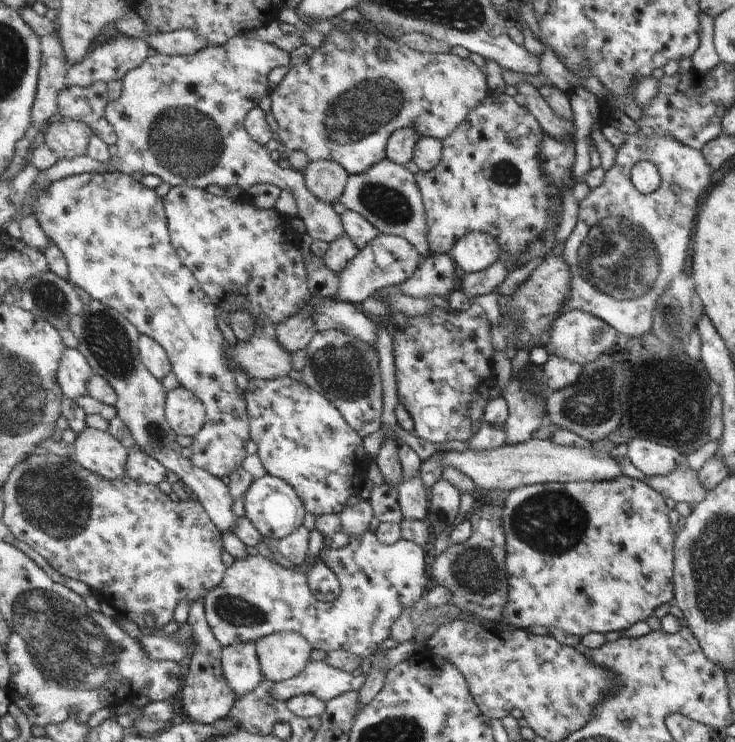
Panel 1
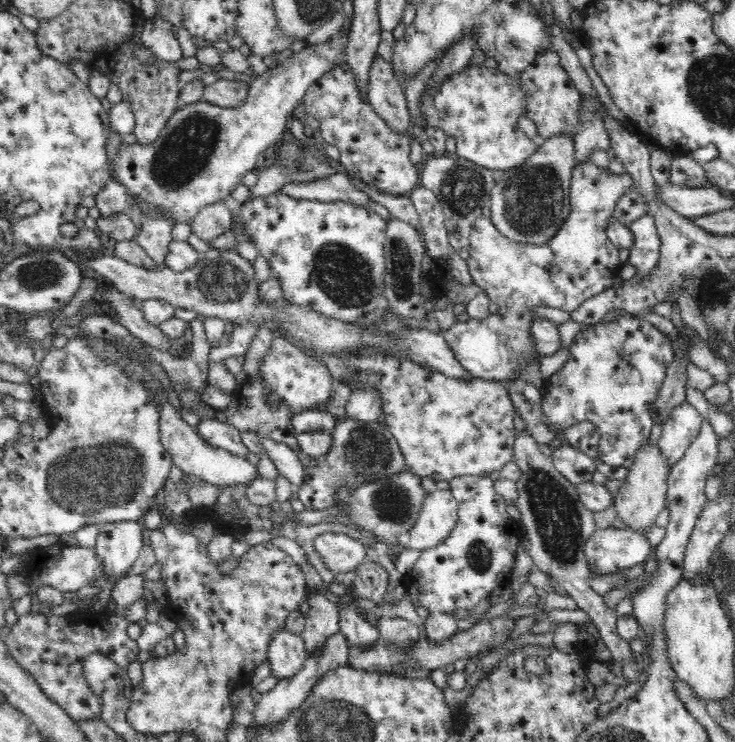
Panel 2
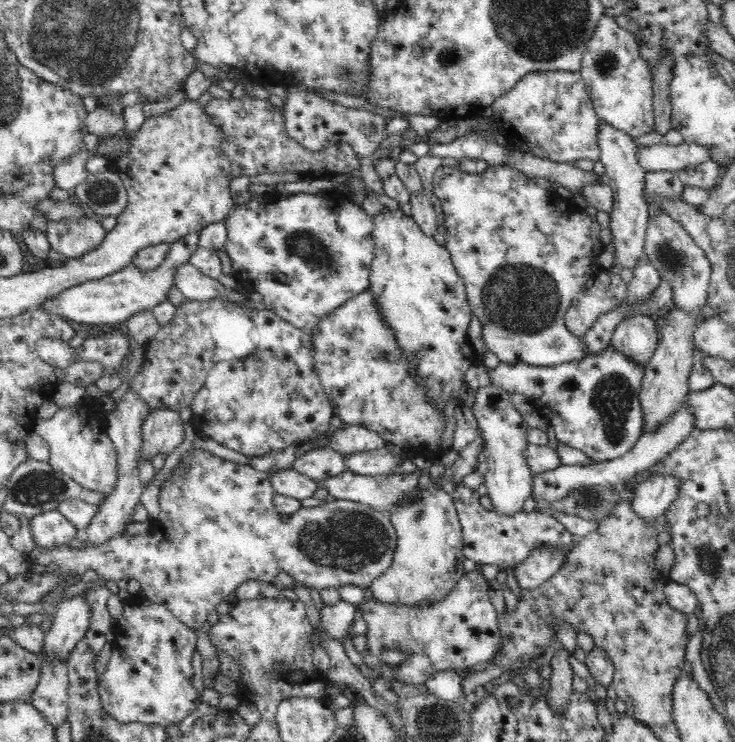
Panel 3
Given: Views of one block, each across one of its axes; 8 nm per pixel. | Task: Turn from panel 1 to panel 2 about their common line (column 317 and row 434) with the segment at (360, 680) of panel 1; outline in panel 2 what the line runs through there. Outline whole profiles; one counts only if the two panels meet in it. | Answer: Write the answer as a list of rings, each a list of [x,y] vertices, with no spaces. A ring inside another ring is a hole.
[[[688,402],[672,410],[670,418],[662,424],[664,430],[658,442],[660,452],[670,460],[670,468],[684,458],[684,454],[688,452],[688,446],[698,438],[704,422],[706,420]]]

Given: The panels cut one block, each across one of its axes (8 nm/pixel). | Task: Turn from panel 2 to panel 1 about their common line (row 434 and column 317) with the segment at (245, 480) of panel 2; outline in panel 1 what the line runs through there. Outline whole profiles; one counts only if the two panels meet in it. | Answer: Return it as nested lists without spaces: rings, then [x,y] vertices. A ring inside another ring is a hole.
[[[309,162],[305,168],[305,184],[323,202],[335,206],[349,186],[349,172],[337,162]]]

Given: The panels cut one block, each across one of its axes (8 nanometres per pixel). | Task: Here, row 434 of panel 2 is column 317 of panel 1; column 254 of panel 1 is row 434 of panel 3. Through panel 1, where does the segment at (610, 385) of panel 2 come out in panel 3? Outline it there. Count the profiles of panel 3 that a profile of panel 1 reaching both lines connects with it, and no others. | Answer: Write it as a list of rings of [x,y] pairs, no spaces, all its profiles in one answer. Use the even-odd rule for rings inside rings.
[[[614,348],[560,366],[532,366],[522,360],[500,360],[496,366],[488,368],[488,374],[492,386],[526,396],[534,412],[554,426],[558,440],[582,452],[590,462],[610,462],[628,454],[646,430],[640,404],[644,370],[638,370]]]

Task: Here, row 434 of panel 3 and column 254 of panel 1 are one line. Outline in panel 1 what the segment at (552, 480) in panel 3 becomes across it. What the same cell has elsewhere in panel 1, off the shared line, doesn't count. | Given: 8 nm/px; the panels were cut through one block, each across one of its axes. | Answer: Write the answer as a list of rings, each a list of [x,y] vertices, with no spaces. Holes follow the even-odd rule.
[[[245,642],[245,644],[223,648],[221,654],[223,674],[225,680],[229,682],[229,688],[233,688],[231,692],[237,698],[241,696],[245,698],[245,694],[253,692],[265,680],[255,644],[257,642]]]

